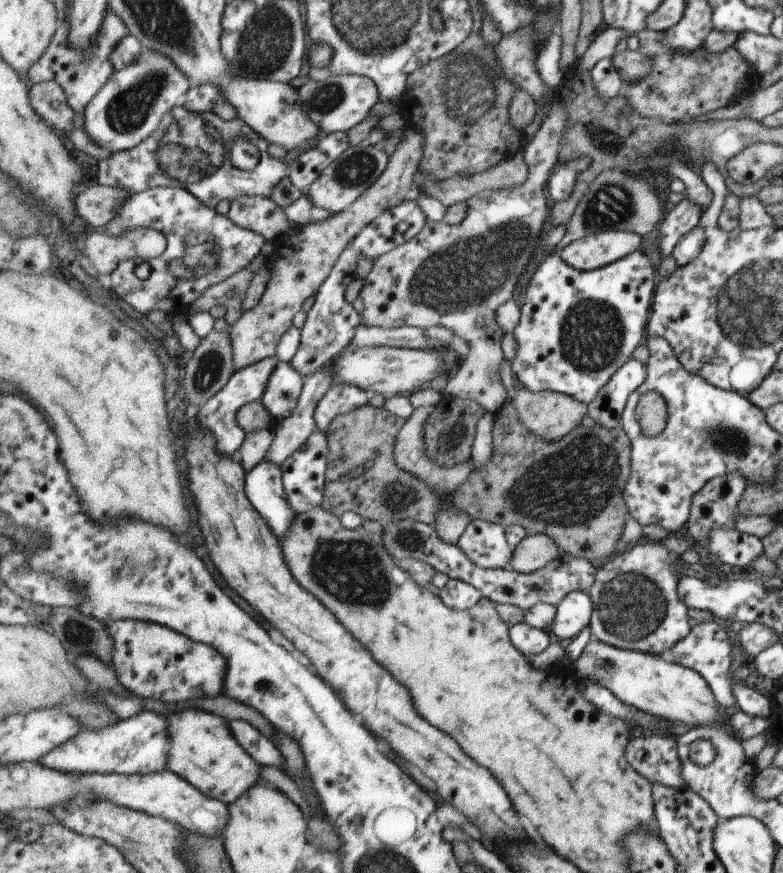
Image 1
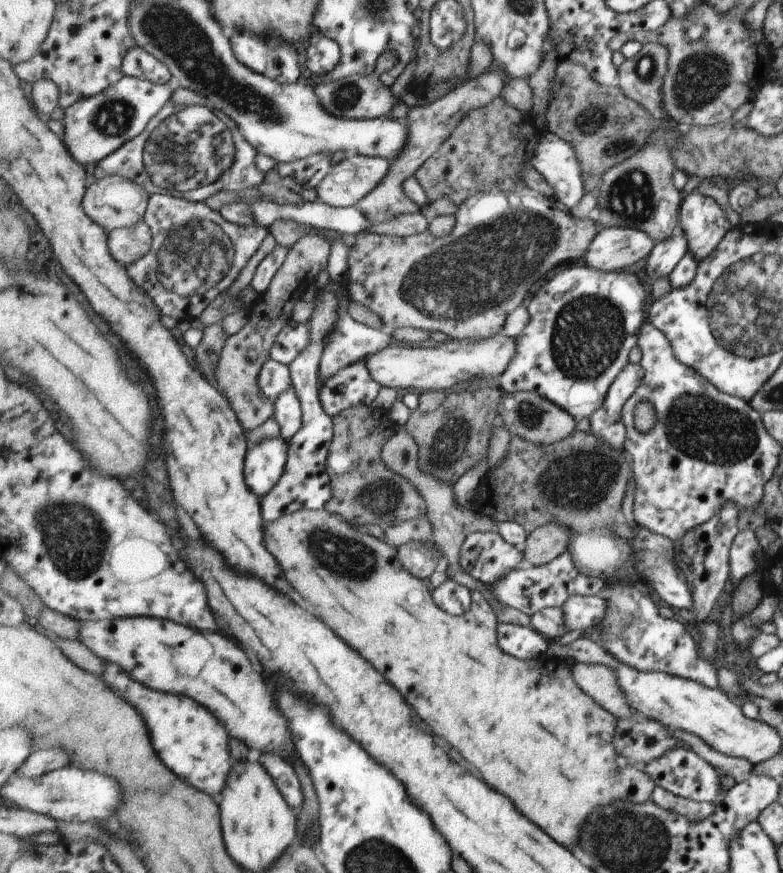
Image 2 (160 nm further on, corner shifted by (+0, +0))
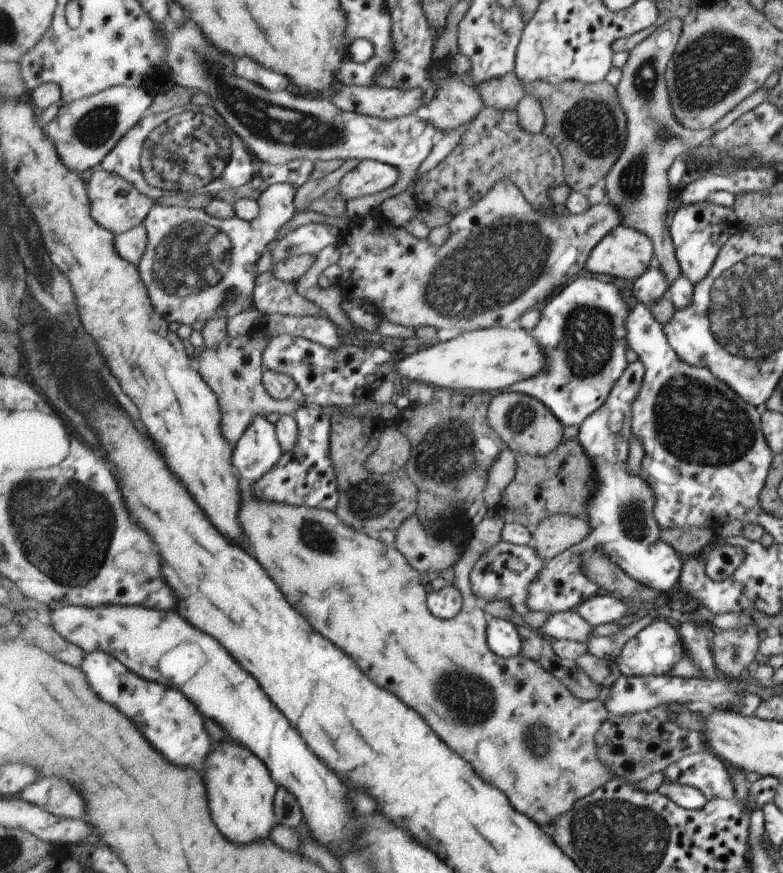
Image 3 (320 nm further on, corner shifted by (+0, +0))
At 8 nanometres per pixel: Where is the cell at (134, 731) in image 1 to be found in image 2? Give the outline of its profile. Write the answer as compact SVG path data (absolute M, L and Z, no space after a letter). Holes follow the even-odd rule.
M37 750L33 752L33 756L28 756L28 759L17 769L16 774L37 778L67 764L69 764L69 754L65 754L63 750Z

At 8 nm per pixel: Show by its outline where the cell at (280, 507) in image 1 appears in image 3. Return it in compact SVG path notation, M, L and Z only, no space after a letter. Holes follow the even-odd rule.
M259 412L246 433L235 444L233 464L247 480L259 480L280 462L284 452L277 436L276 423Z

